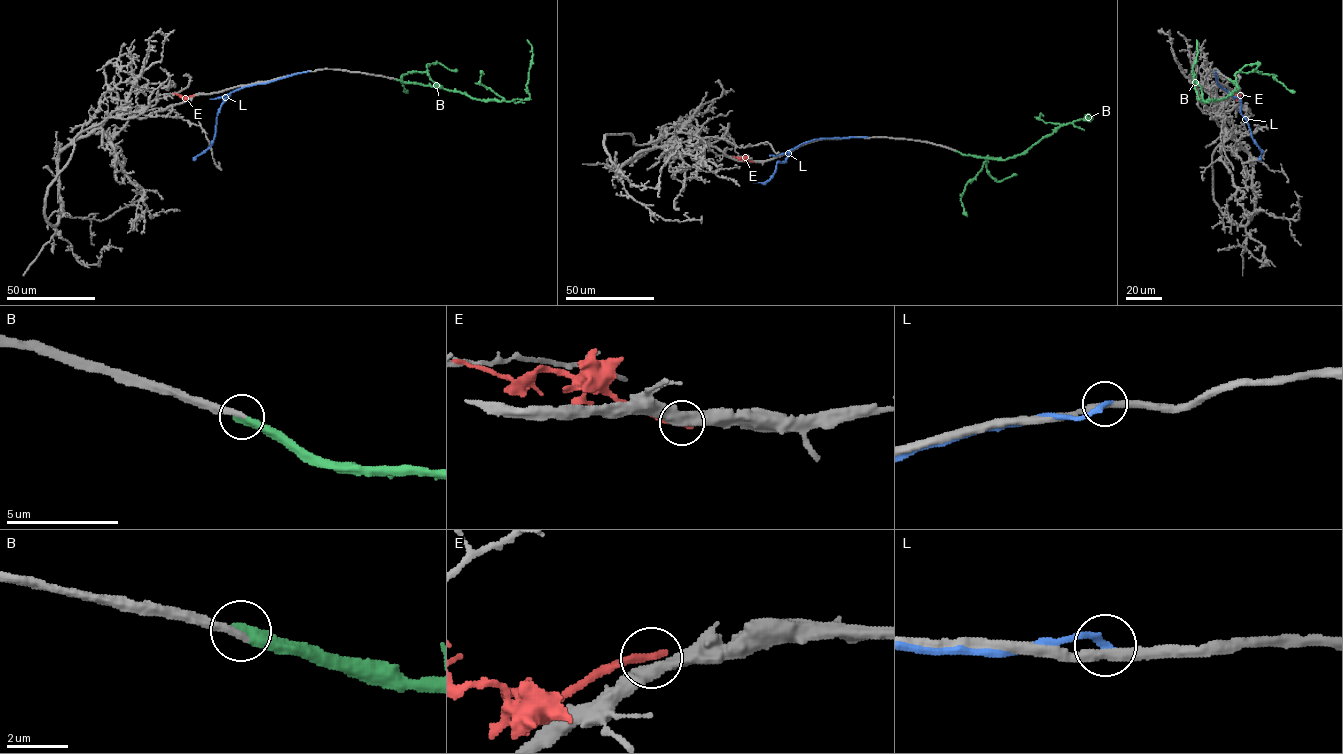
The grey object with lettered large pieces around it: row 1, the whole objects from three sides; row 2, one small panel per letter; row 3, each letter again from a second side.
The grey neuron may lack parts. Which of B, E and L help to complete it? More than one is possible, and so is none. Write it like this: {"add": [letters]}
{"add": ["B"]}

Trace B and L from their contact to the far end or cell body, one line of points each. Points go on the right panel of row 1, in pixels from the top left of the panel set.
B: (1229, 79), (1238, 87), (1232, 93), (1215, 100), (1197, 100), (1192, 73), (1196, 40)
L: (1215, 71), (1216, 83), (1241, 102), (1240, 111), (1261, 151), (1259, 160)

